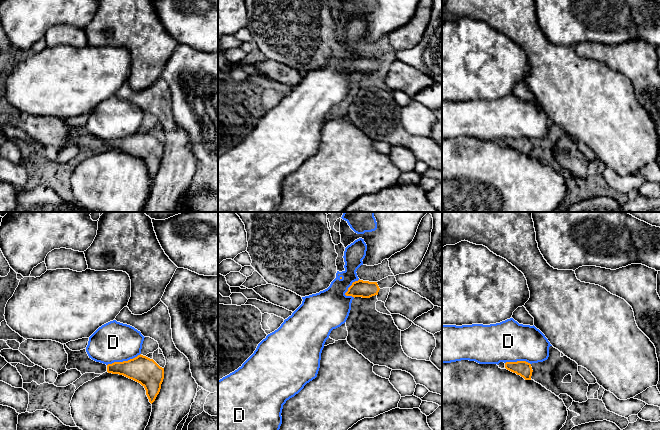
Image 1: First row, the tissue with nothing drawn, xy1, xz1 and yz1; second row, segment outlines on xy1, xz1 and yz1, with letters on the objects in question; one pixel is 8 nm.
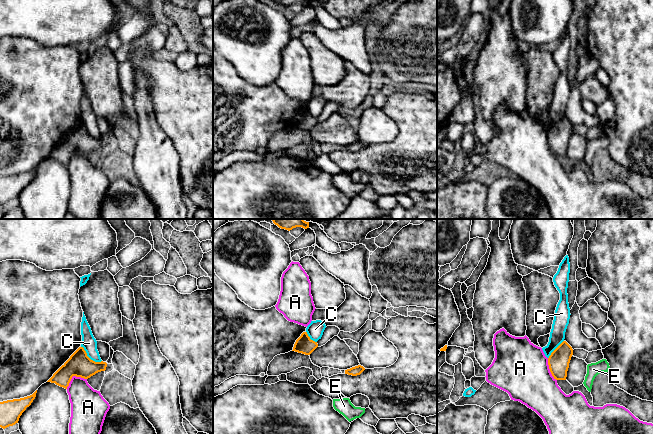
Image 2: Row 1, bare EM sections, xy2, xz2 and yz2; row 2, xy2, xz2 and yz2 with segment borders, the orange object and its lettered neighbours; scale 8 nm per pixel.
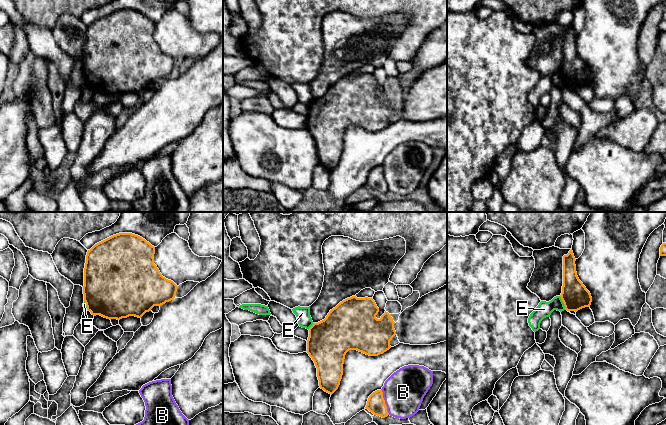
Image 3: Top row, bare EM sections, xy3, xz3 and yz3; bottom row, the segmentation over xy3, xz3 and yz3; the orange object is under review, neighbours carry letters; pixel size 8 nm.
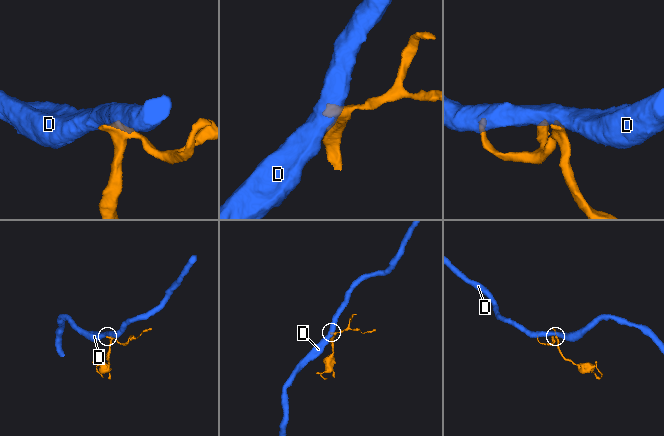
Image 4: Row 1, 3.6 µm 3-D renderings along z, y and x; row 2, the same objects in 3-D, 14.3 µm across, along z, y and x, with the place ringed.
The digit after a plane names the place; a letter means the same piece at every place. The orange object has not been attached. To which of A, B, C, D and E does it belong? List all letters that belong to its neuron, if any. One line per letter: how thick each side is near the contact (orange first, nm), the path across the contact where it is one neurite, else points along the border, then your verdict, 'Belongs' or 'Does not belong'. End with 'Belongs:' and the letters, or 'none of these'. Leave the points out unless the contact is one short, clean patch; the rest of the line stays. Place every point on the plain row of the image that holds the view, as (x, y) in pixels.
A: Thickness 190 nm (orange) against 260 nm. Boundary: xy2 (86, 154), (73, 152), (66, 164). Does not belong
B: Thickness 140 nm (orange) against 320 nm. Does not belong
C: Thickness 190 nm (orange) against 120 nm. Boundary: xy2 (81, 122), (91, 135), (101, 137). Does not belong
D: Thickness 220 nm (orange) against 320 nm. Boundary: xy1 (140, 129), (127, 136), (114, 137), (107, 141). Does not belong
E: Thickness 220 nm (orange) against 120 nm. Does not belong
Belongs: none of these

